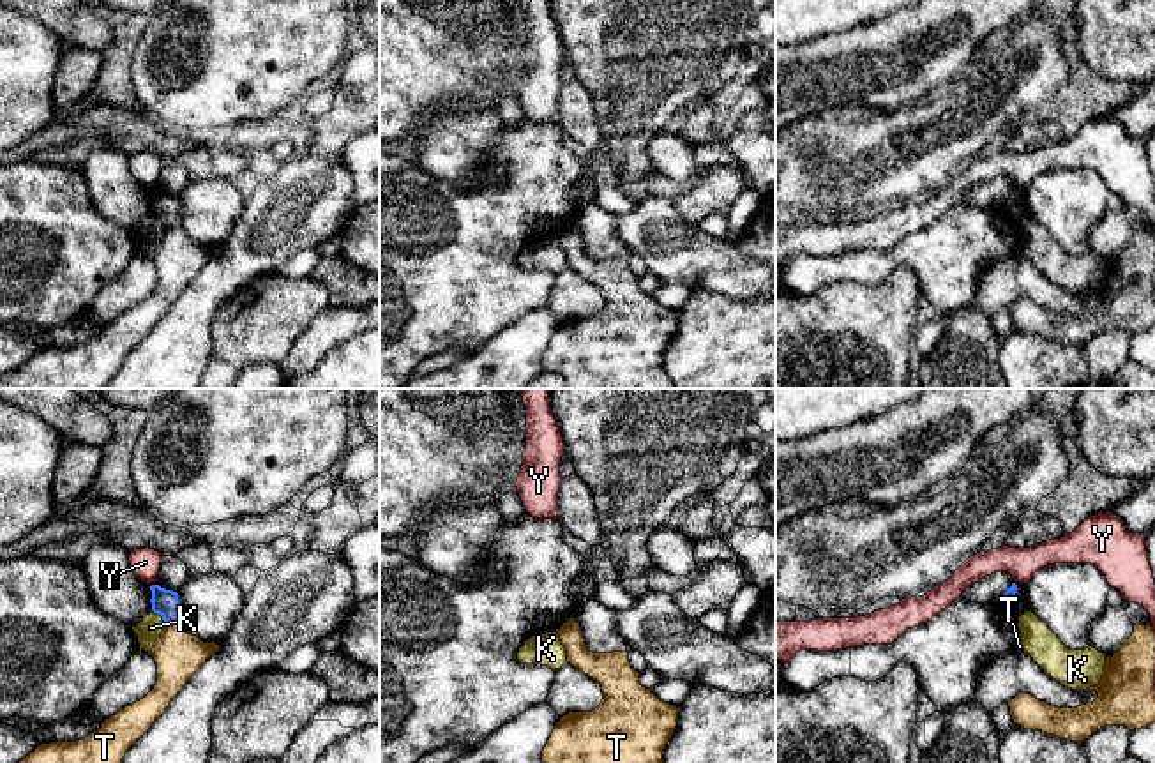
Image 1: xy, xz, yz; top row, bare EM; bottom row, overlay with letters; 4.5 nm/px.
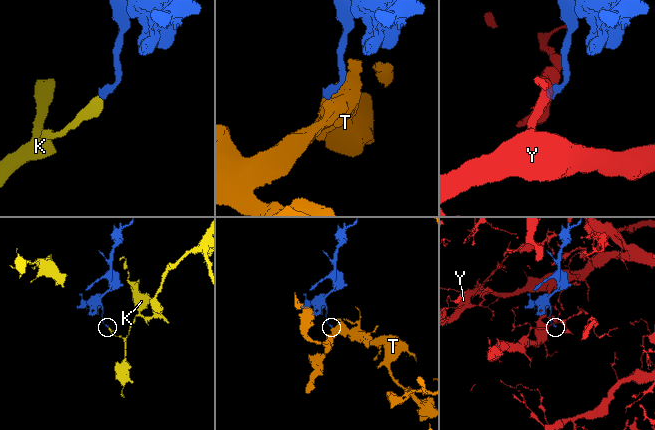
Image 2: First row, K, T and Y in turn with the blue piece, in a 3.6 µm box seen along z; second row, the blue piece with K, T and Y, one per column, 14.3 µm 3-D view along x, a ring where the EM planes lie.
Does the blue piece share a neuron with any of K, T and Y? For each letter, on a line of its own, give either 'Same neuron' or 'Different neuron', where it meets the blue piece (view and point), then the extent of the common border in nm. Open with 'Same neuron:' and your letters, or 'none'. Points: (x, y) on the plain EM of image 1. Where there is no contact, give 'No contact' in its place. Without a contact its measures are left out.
Same neuron: none
K: Different neuron. Touches blue at xy (161, 219). Shared border 100 nm
T: Different neuron. Touches blue at xy (172, 226). Shared border 70 nm
Y: Different neuron. Touches blue at xy (152, 189). Shared border 30 nm

